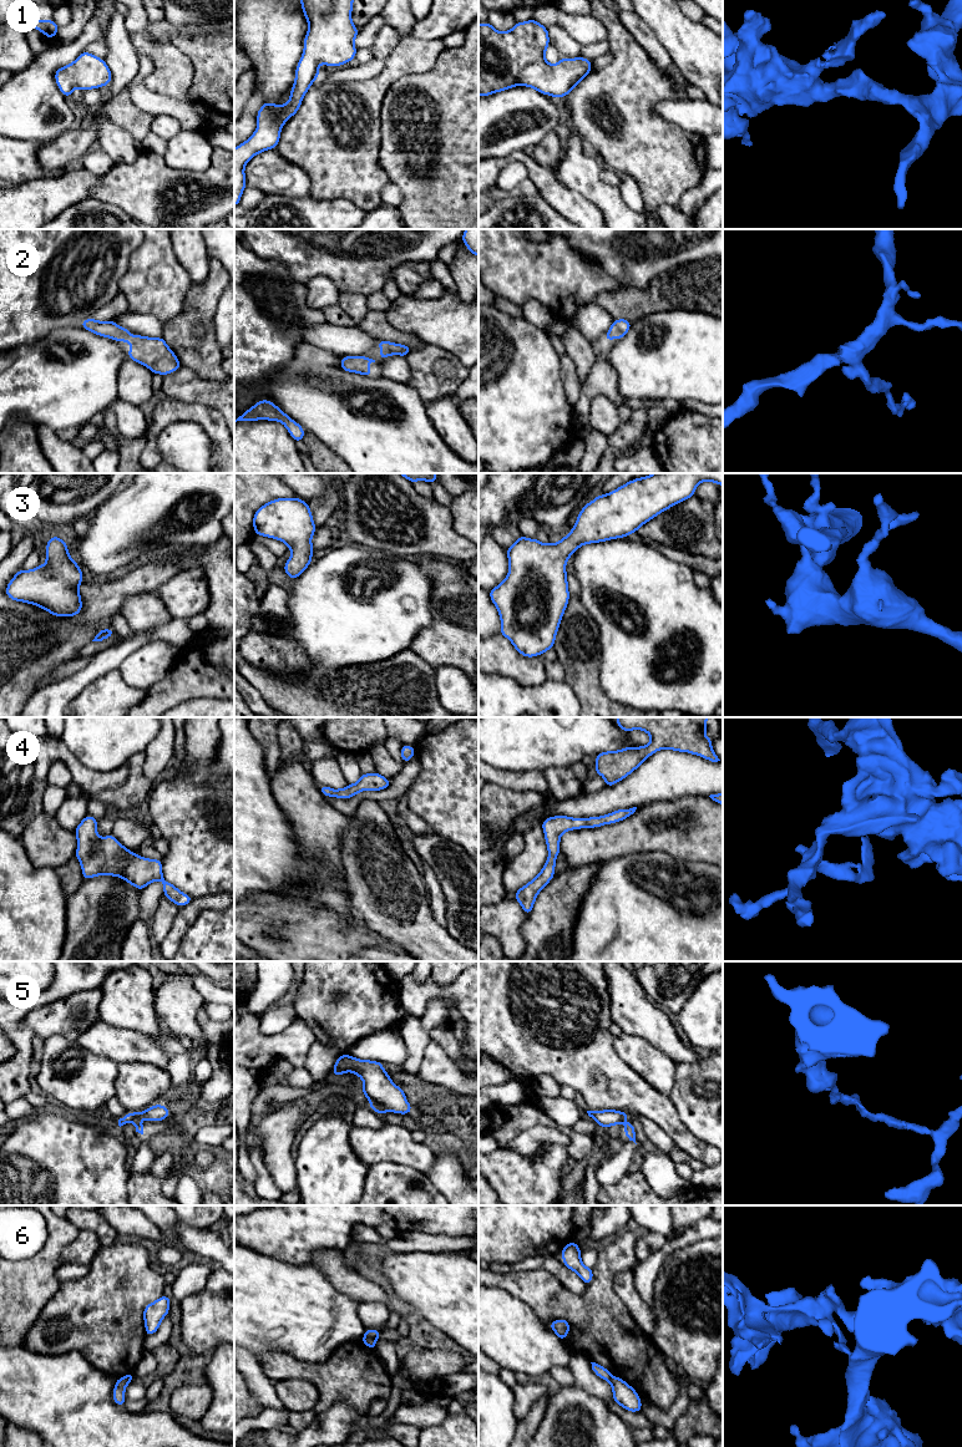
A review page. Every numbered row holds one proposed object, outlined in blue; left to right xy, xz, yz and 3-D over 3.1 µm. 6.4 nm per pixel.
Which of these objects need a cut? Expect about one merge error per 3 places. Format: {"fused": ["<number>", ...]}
{"fused": ["5", "6"]}

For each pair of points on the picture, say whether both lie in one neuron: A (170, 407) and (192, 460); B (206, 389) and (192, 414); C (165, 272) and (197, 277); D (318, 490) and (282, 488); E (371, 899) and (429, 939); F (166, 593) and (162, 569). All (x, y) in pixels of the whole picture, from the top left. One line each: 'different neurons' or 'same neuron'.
A: different neurons
B: different neurons
C: different neurons
D: different neurons
E: same neuron
F: different neurons

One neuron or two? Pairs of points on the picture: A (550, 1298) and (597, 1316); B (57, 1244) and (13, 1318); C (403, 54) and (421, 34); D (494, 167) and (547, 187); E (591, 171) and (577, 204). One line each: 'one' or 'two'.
A: one
B: one
C: two
D: one
E: two

